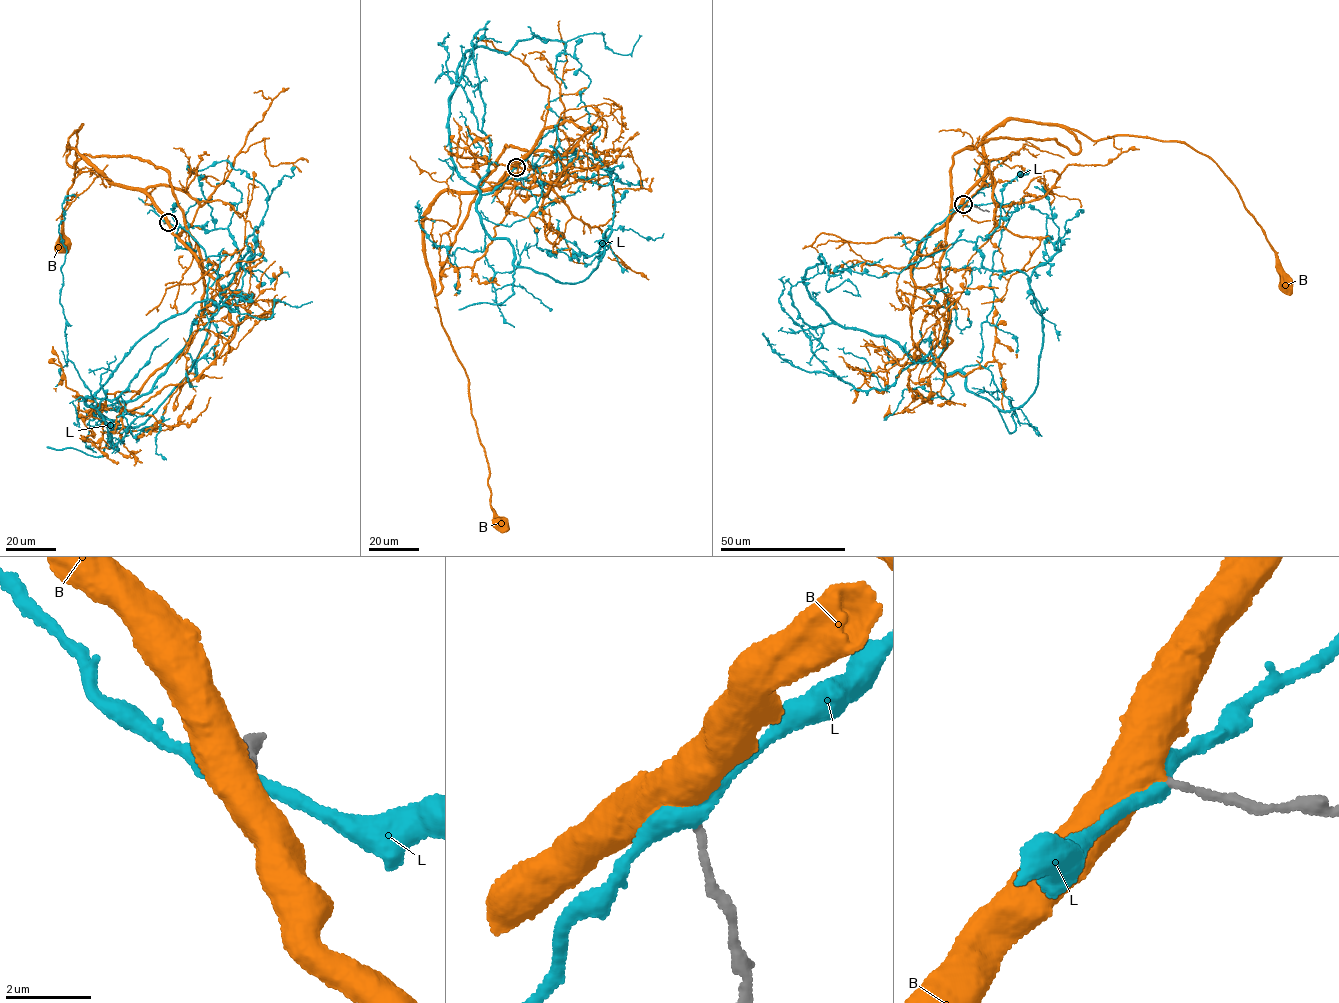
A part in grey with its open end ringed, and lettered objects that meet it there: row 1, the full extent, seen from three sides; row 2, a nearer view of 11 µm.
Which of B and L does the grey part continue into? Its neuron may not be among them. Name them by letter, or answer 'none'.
B

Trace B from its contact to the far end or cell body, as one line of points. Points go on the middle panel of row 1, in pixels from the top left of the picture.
B: (516, 167), (492, 187), (446, 190), (423, 219), (437, 310), (467, 377), (500, 523)

